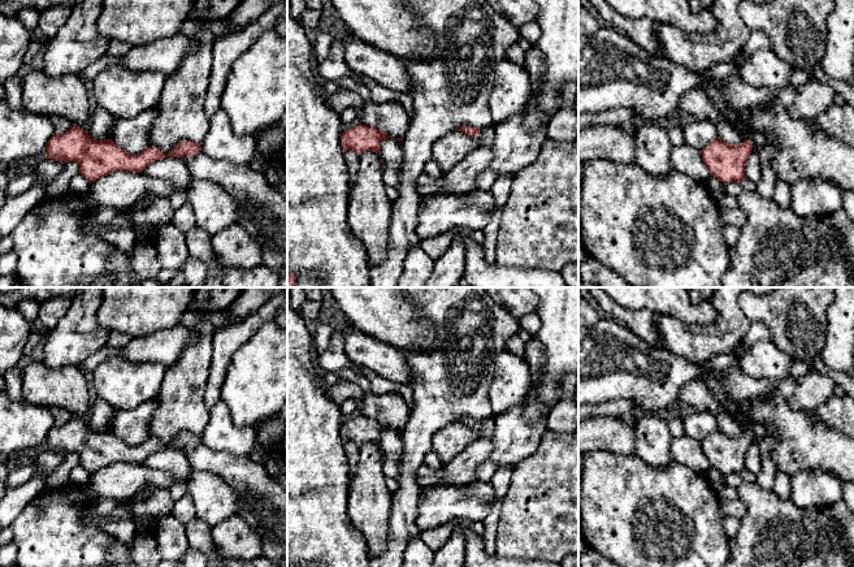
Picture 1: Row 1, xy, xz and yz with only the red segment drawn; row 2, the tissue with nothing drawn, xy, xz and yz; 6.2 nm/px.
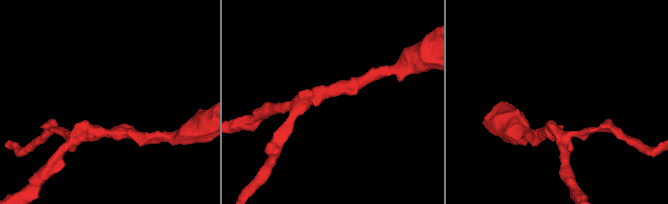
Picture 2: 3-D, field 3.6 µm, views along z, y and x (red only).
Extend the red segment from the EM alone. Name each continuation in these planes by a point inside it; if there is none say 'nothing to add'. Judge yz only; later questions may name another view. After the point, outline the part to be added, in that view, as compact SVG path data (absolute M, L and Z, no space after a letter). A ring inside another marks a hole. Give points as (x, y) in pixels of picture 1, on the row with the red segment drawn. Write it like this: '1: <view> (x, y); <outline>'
nothing to add

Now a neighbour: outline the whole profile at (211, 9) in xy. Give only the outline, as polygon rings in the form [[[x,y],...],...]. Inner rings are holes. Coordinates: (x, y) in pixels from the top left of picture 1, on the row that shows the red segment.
[[[196,0],[190,16],[194,18],[225,20],[239,3],[240,0]]]

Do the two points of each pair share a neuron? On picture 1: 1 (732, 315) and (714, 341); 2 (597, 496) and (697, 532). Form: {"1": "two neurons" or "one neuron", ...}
{"1": "one neuron", "2": "one neuron"}

